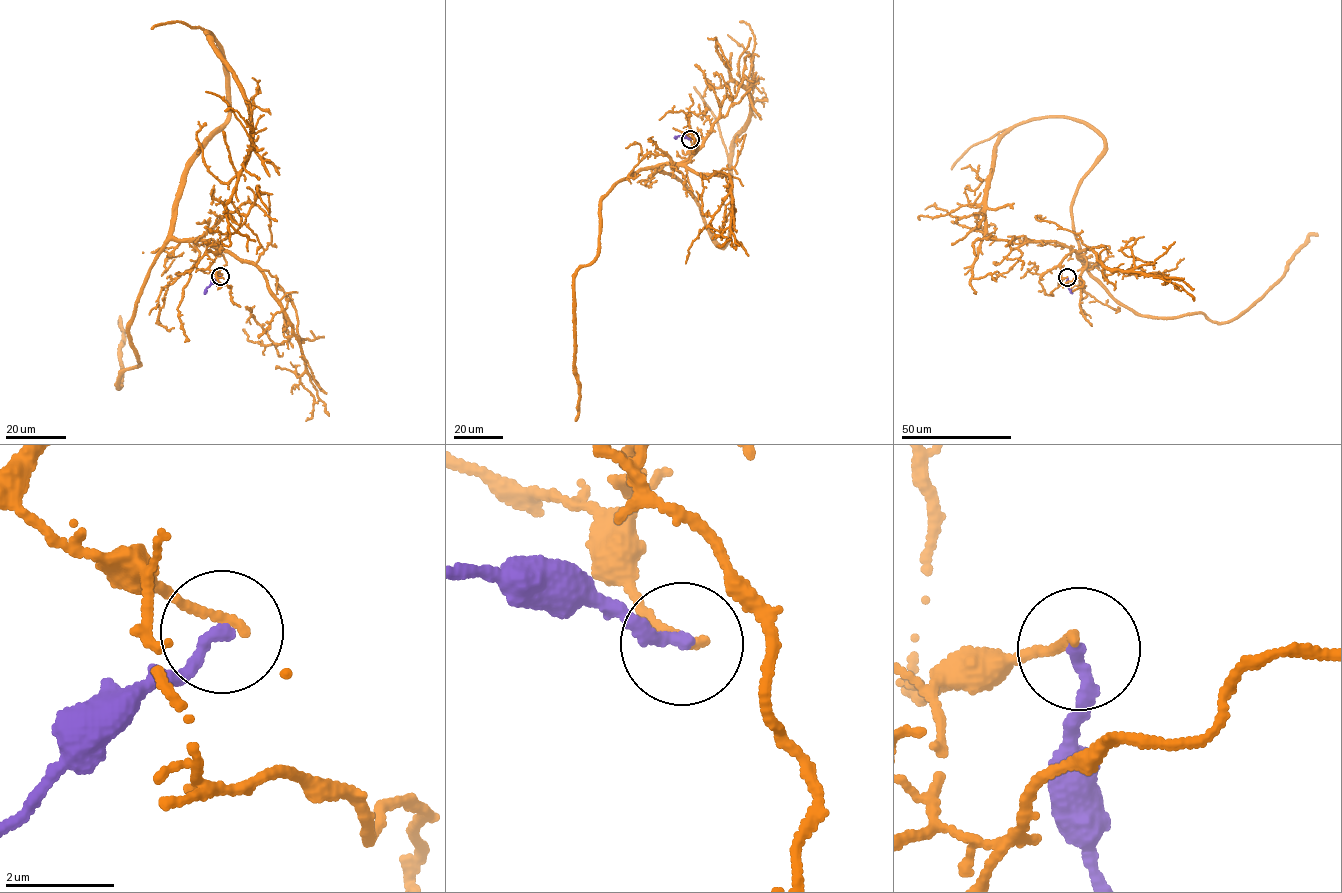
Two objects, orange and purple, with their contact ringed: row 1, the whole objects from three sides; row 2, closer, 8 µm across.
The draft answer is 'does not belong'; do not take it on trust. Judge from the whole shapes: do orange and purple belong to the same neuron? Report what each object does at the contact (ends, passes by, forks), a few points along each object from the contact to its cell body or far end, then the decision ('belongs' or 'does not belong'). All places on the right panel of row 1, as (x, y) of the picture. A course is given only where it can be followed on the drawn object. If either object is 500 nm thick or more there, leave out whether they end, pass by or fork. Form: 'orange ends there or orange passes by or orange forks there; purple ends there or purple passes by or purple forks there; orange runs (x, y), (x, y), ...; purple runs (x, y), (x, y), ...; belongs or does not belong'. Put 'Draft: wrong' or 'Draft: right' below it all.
orange ends there; purple ends there; orange runs (1067, 277), (1072, 202), (1103, 139), (1056, 117), (996, 145), (972, 277), (996, 281); purple runs (1067, 277), (1072, 293); does not belong
Draft: right

